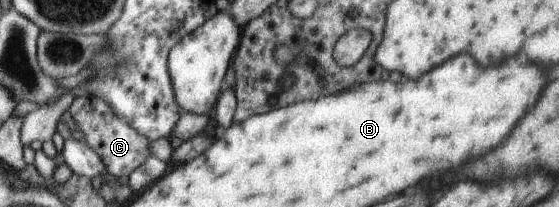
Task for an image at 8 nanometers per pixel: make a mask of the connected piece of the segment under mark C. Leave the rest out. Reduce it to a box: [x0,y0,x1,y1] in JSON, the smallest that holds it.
[69,96,153,178]

